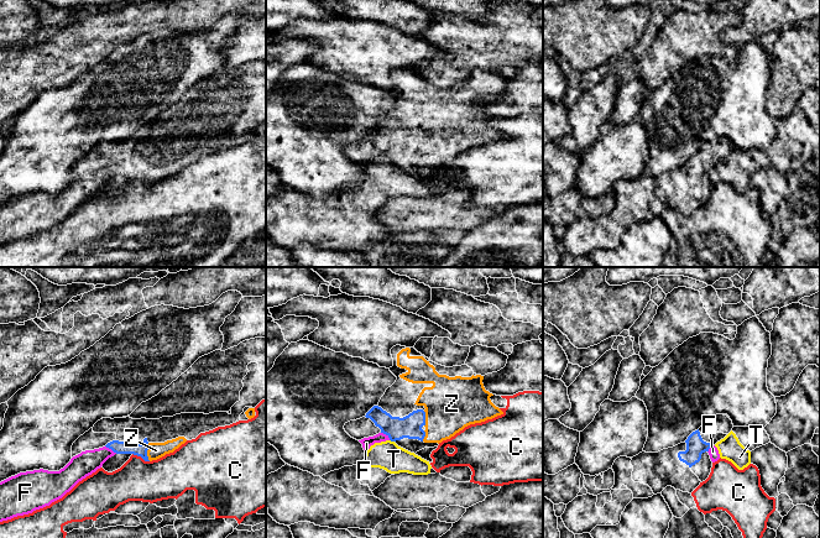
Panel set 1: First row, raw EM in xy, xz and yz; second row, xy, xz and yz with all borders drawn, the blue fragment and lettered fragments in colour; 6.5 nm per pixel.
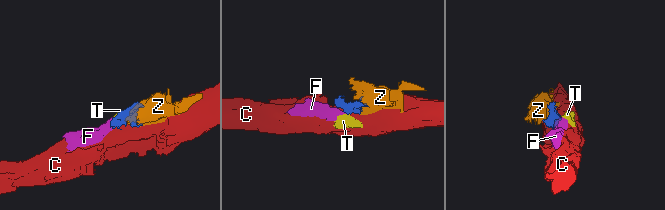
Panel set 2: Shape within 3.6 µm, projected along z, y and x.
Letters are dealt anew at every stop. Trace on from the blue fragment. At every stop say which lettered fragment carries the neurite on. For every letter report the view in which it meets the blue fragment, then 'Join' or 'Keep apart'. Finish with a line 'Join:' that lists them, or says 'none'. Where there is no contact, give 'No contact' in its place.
C: Touches blue in xy. Keep apart
F: Touches blue in xy. Keep apart
T: Touches blue in xz. Keep apart
Z: Touches blue in xy. Join
Join: Z

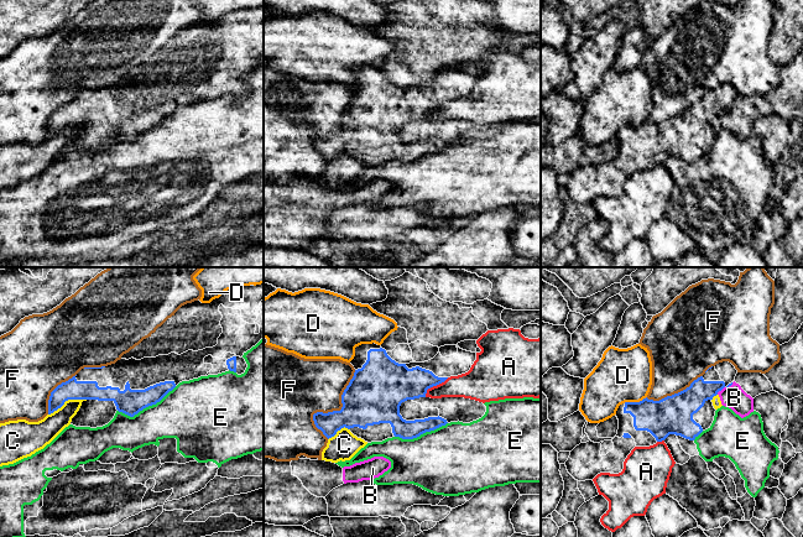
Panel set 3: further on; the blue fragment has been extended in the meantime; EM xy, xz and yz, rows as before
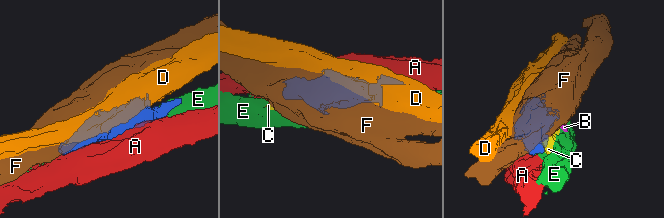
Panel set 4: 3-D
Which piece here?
A: Touches blue in xz. Keep apart
B: Touches blue in yz. Keep apart
C: Touches blue in xy. Keep apart
D: Touches blue in yz. Keep apart
E: Touches blue in xy. Keep apart
F: Touches blue in xz. Keep apart
Join: none

